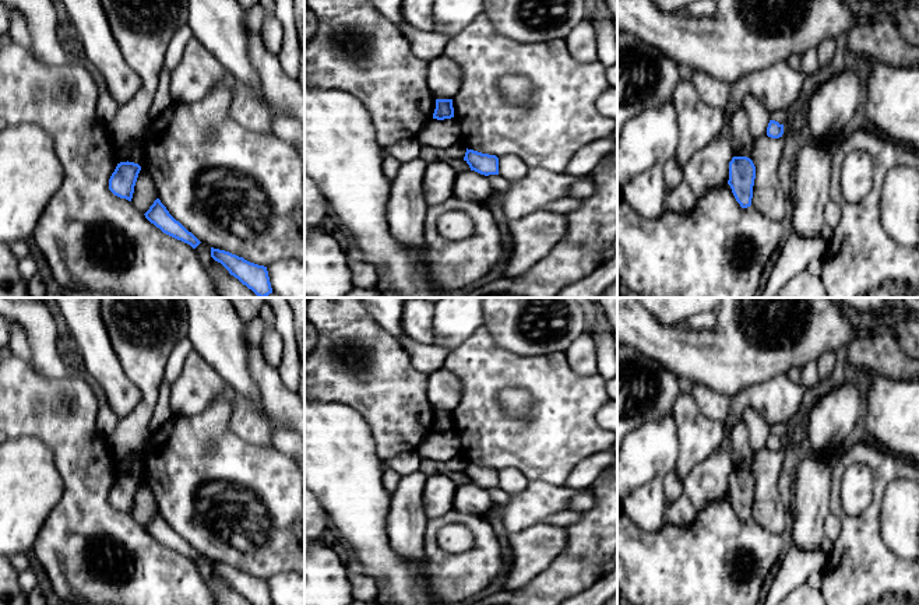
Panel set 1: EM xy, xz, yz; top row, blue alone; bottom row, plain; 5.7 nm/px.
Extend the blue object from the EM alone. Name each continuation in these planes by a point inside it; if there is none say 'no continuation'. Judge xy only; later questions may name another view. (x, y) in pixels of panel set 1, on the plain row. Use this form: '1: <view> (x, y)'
no continuation

